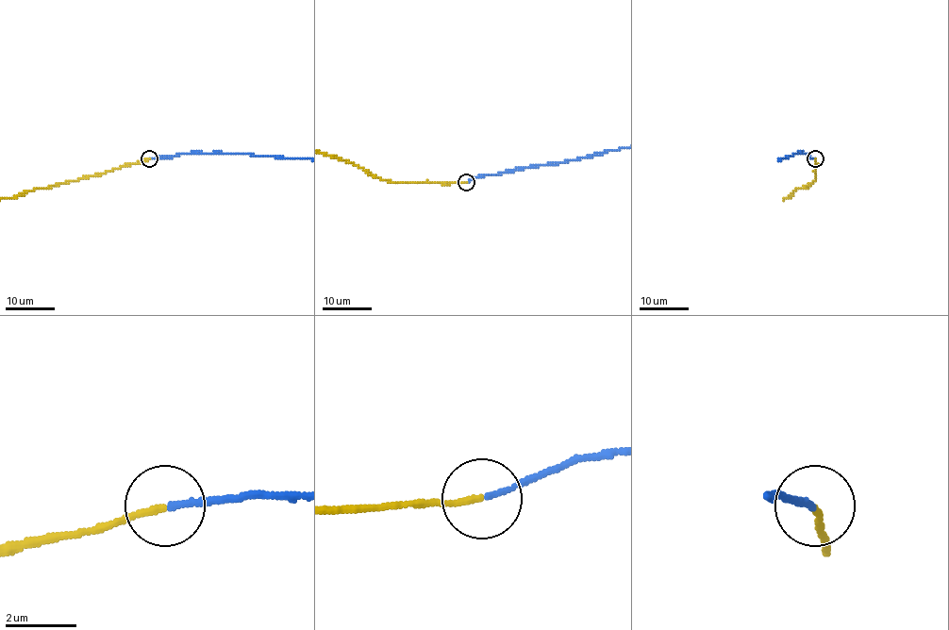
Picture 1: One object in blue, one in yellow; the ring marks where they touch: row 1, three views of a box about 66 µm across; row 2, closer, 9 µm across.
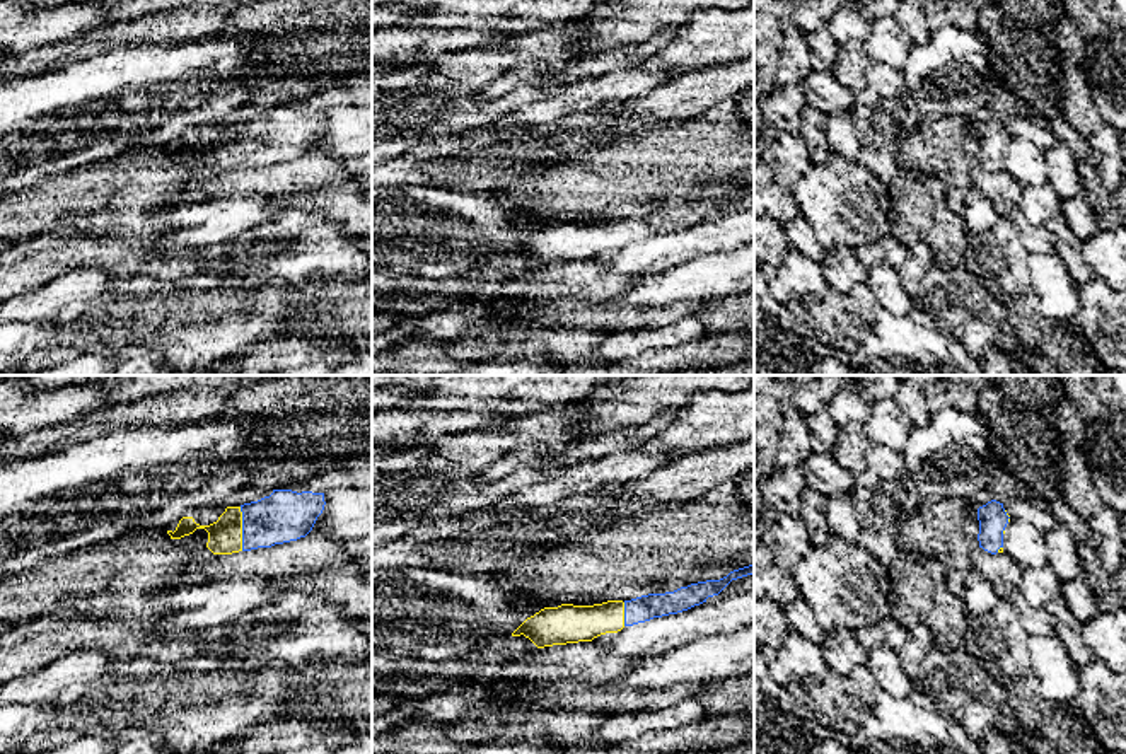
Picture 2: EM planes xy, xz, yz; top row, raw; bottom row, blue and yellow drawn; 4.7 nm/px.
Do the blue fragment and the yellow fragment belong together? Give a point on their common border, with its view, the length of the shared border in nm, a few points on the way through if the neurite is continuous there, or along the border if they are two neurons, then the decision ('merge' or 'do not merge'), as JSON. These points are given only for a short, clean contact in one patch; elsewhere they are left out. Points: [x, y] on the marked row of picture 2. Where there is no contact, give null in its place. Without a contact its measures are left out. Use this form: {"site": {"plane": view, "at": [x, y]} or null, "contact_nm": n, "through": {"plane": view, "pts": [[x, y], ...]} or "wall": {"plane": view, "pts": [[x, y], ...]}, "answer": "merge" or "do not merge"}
{"site": {"plane": "xy", "at": [243, 529]}, "contact_nm": 200, "answer": "merge"}

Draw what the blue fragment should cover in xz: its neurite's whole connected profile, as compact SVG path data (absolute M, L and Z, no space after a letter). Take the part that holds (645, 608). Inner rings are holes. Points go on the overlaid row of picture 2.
M754 563L730 571L720 580L706 580L681 587L674 592L648 594L631 600L607 600L594 606L561 604L544 607L527 618L512 636L524 635L537 648L592 641L624 626L688 611L718 595L732 580L754 573Z

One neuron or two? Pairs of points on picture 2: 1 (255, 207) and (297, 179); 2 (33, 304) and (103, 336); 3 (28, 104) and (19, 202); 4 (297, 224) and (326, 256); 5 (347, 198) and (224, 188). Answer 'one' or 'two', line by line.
1: two
2: two
3: two
4: one
5: two

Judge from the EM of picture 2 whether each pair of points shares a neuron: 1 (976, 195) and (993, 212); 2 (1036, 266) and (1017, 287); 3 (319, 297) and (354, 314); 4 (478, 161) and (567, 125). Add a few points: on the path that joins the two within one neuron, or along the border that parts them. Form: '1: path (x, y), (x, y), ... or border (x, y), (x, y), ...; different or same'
1: path (980, 200), (988, 208); same
2: border (1026, 272), (1031, 290); different
3: path (328, 306), (345, 307); same
4: path (500, 154), (545, 142); same

